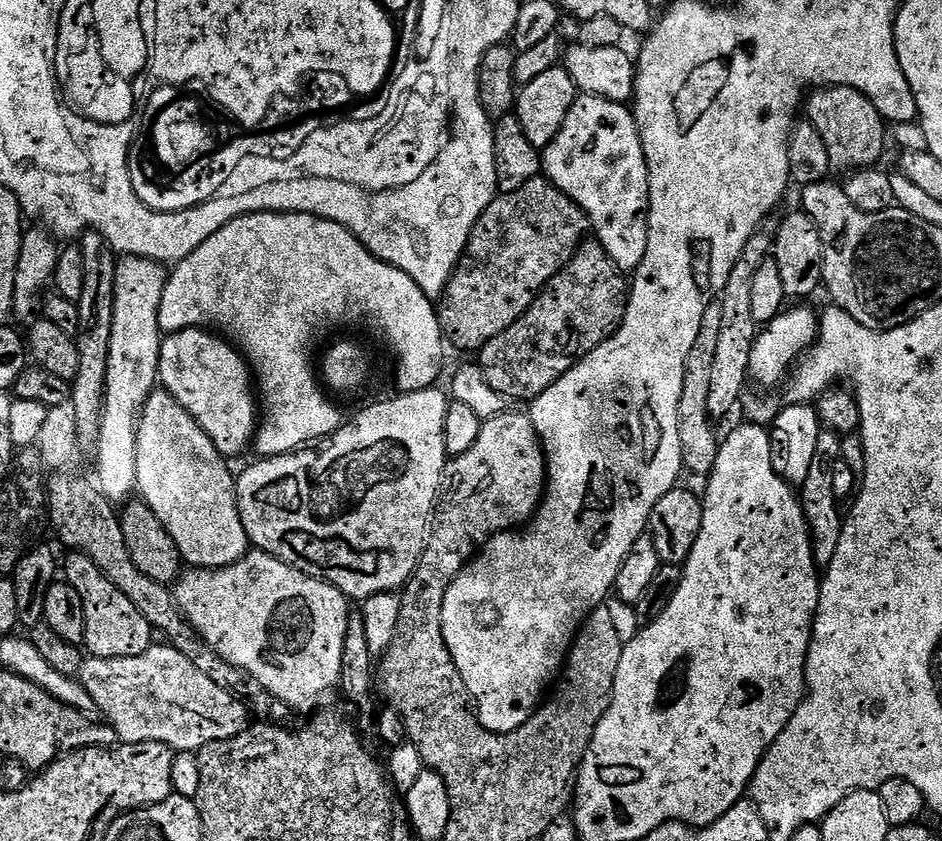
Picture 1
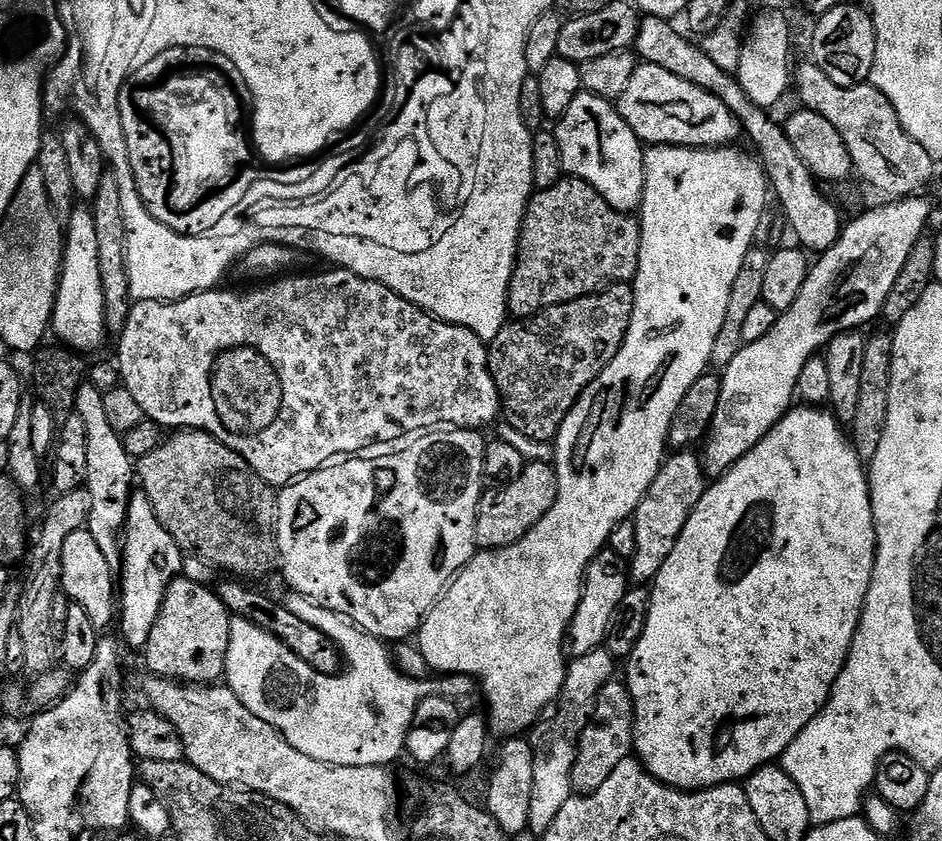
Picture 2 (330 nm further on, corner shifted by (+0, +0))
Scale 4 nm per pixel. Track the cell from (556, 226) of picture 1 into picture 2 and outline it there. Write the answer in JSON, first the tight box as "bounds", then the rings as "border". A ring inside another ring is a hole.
{"bounds":[508,178,640,320],"border":[[[565,178],[554,186],[533,191],[520,227],[520,249],[516,269],[508,291],[508,311],[517,320],[525,320],[543,308],[574,302],[583,296],[601,292],[612,284],[635,281],[640,265],[640,222],[635,215],[614,210],[592,184]]]}

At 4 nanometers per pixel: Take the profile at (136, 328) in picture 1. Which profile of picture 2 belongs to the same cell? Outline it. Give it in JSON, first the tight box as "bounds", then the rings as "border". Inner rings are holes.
{"bounds":[118,492,186,650],"border":[[[143,492],[133,493],[127,512],[127,526],[124,531],[124,558],[121,561],[121,574],[118,584],[118,620],[121,637],[128,645],[142,650],[148,644],[153,624],[161,612],[166,590],[183,573],[186,559],[182,548],[174,542],[173,536],[150,506],[149,498]]]}

